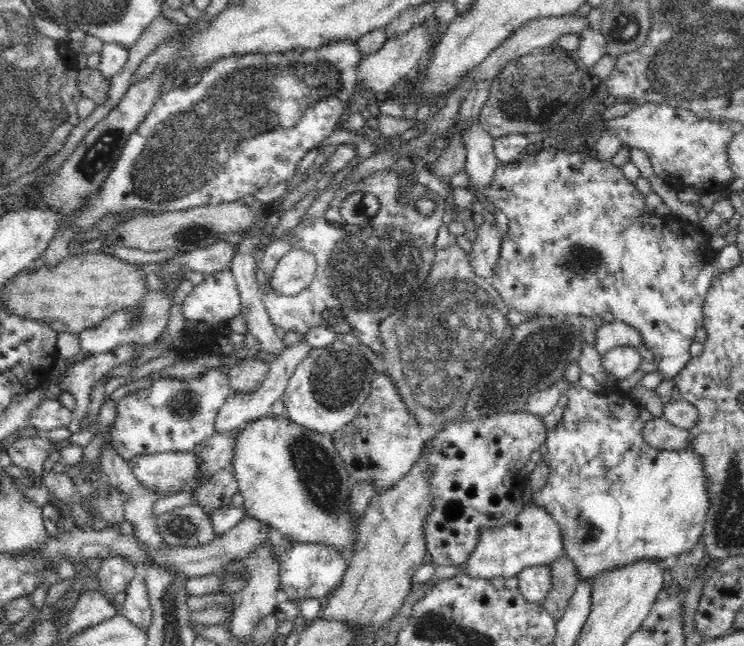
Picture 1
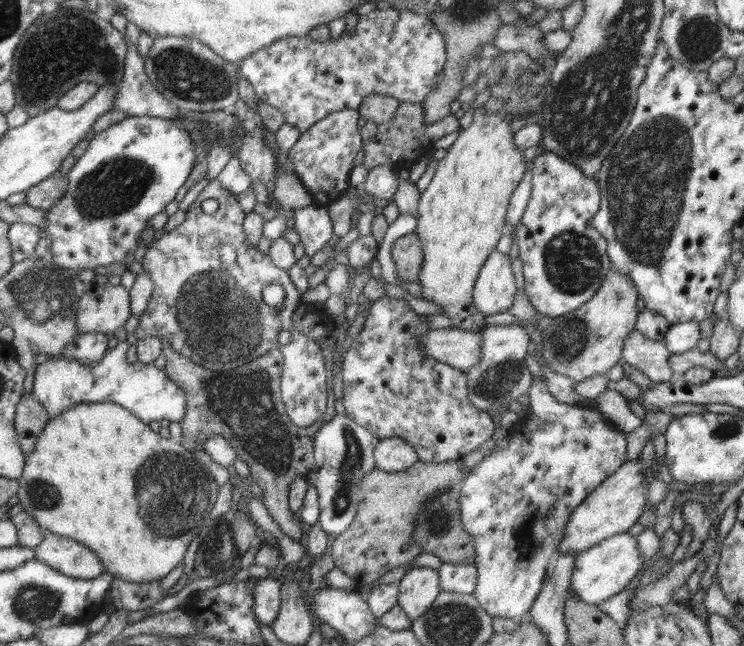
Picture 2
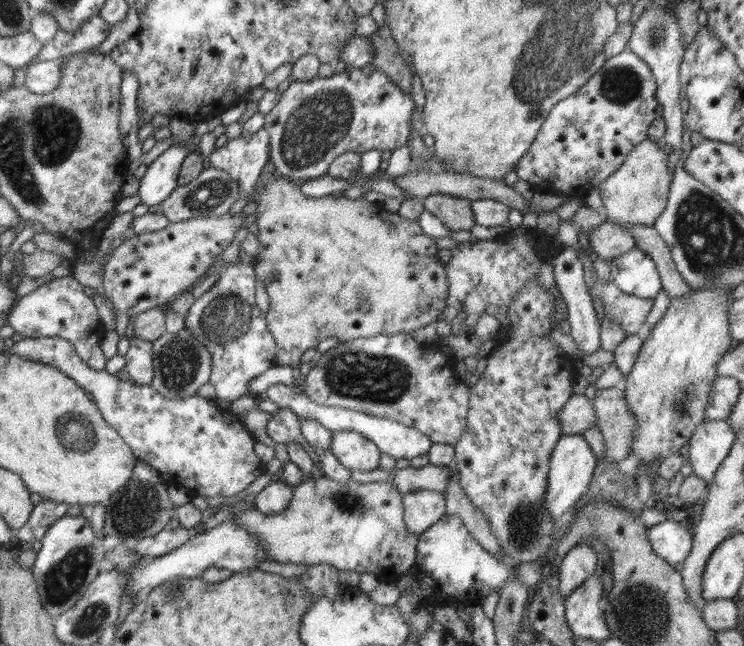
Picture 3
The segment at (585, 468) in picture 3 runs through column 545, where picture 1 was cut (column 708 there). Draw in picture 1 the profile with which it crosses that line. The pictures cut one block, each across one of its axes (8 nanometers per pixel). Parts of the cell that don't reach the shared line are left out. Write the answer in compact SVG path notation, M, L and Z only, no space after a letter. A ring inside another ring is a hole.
M564 377L558 383L563 390L563 395L568 396L569 402L565 412L561 417L561 422L554 428L547 430L545 444L548 448L548 472L549 478L546 485L540 492L532 496L533 503L549 512L549 515L559 526L561 540L563 541L564 554L575 564L577 575L581 580L593 582L596 576L602 572L608 572L612 568L624 568L628 564L634 564L636 560L662 560L670 556L680 556L690 552L696 542L703 536L705 518L710 508L710 499L708 495L708 481L706 481L706 472L703 469L703 460L691 448L681 451L660 450L652 448L643 437L642 422L640 419L640 407L638 405L630 406L630 402L610 402L608 396L600 396L596 392L590 392L579 384L567 384Z

